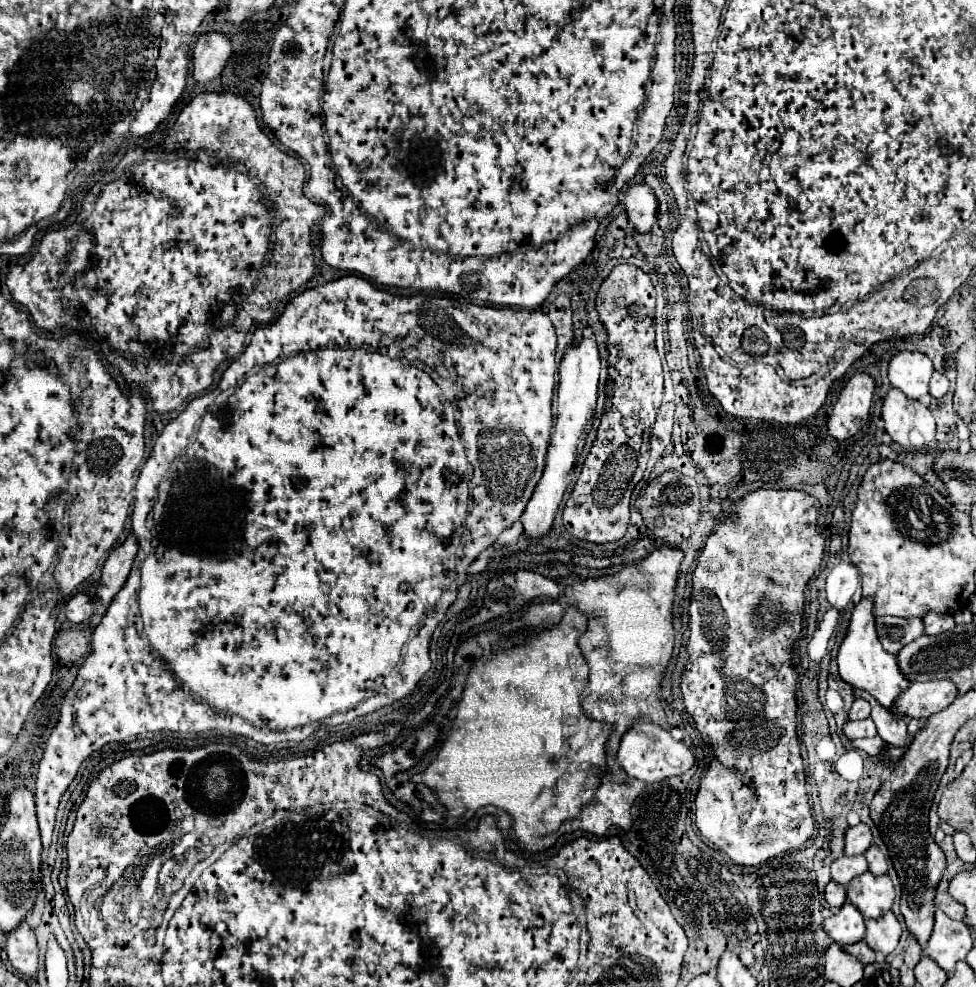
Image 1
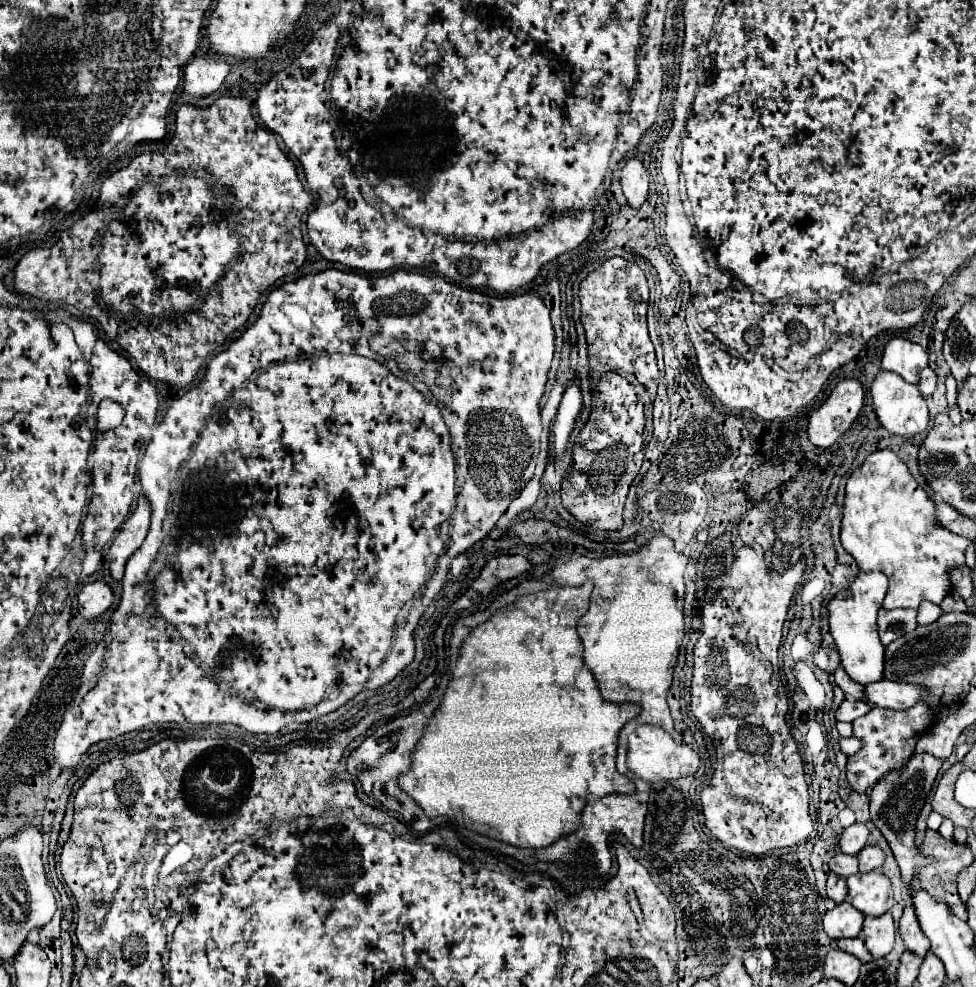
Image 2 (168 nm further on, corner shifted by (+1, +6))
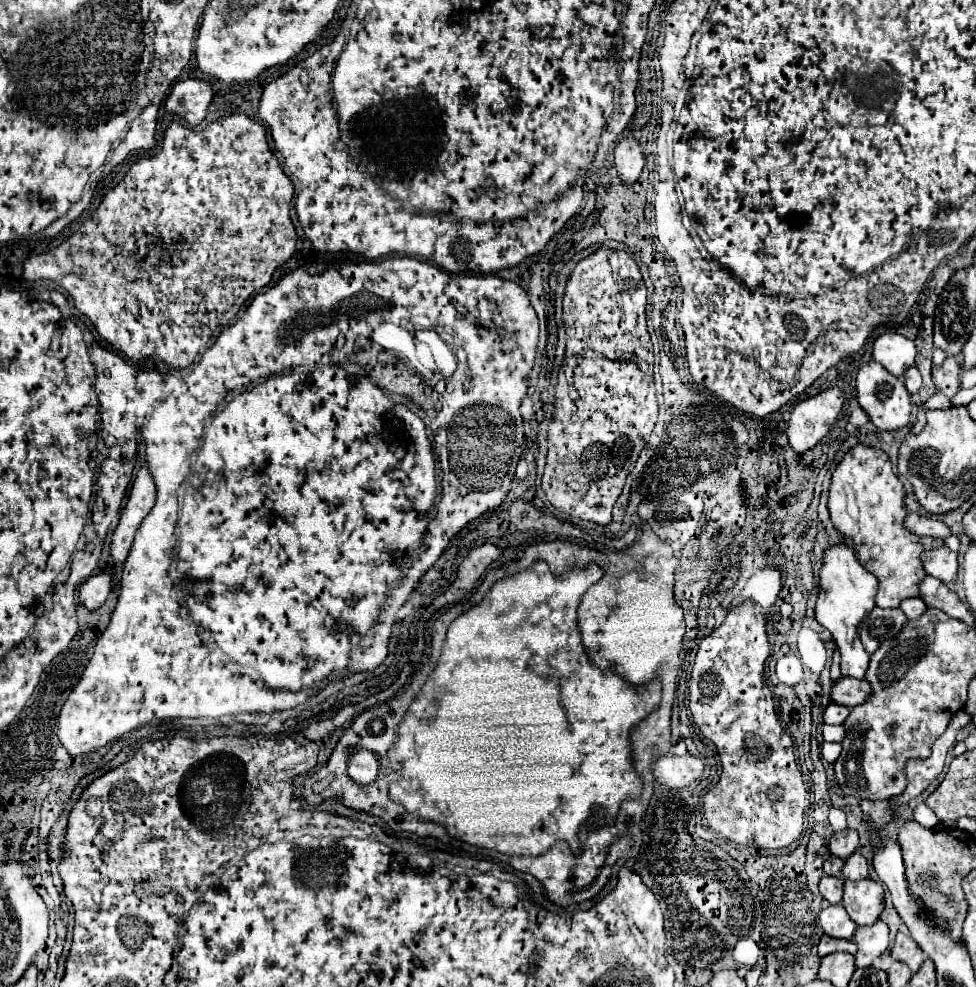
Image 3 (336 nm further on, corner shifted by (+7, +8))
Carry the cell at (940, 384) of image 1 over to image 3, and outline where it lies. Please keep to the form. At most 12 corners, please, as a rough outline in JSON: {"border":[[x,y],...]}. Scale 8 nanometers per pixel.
{"border":[[916,367],[904,375],[904,385],[910,393],[922,387],[922,377]]}

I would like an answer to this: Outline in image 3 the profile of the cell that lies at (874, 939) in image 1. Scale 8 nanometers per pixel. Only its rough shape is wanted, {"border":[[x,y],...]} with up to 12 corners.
{"border":[[888,925],[854,933],[856,967],[870,967],[888,949]]}

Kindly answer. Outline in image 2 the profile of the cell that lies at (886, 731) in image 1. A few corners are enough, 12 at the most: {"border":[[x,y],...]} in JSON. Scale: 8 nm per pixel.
{"border":[[836,669],[834,681],[850,699],[866,699],[864,685]]}

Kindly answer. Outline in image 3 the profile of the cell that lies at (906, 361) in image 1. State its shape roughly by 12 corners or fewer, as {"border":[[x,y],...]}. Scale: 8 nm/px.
{"border":[[900,333],[874,341],[872,357],[902,379],[916,345]]}

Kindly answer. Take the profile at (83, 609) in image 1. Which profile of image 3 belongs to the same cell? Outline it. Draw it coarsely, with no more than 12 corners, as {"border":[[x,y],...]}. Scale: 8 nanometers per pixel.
{"border":[[98,573],[80,585],[80,603],[94,611],[110,593],[110,575]]}

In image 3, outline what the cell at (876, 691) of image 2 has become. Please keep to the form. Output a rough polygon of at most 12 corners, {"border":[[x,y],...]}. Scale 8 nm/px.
{"border":[[840,677],[830,687],[836,705],[856,707],[868,699],[864,679]]}

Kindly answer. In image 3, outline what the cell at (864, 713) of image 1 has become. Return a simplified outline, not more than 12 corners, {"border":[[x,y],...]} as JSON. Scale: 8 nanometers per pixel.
{"border":[[836,703],[826,707],[822,719],[826,725],[842,725],[850,713]]}

